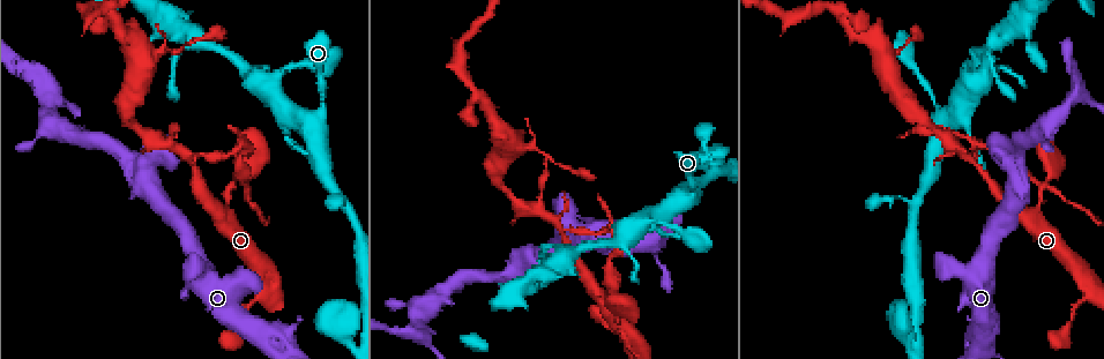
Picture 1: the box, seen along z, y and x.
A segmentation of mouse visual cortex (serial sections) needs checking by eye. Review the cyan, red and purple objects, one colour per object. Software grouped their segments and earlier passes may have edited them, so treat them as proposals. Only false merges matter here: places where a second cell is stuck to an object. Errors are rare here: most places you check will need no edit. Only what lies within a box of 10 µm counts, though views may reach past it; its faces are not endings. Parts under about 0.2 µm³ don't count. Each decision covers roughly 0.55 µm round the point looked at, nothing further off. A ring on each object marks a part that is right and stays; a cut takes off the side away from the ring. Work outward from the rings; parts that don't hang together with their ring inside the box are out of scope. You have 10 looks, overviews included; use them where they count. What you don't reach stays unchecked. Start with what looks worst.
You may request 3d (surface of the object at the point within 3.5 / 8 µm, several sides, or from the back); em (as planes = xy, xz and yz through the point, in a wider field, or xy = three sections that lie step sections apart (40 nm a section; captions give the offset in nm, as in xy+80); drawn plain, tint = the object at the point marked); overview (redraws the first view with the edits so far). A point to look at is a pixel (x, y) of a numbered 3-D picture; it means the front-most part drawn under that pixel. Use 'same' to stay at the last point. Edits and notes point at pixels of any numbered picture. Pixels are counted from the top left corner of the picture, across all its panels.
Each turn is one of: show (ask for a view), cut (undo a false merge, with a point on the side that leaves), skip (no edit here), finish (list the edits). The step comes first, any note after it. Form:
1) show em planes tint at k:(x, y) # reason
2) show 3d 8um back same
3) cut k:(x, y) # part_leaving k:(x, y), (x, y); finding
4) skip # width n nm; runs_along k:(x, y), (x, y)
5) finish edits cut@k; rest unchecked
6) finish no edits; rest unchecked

show 3d 3.5um at 1:(562, 228) # a fork

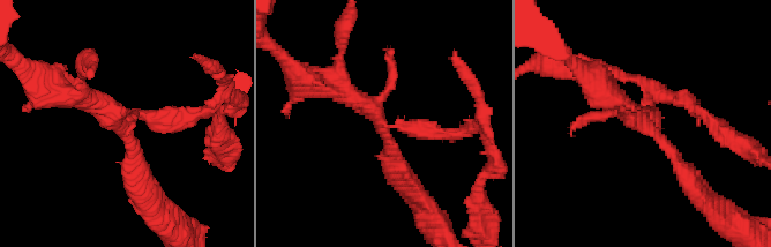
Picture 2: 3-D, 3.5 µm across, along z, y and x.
show em xy step 2 tint at 2:(642, 119)

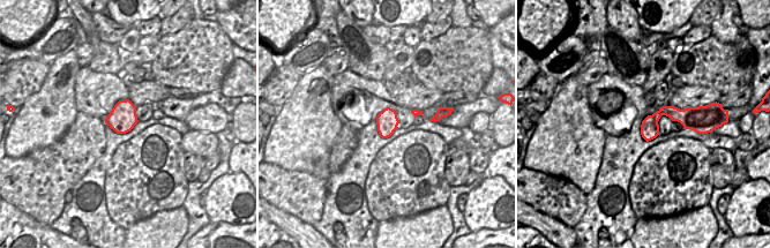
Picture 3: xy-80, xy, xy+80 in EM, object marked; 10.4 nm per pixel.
cut 2:(171, 114) # width 220 nm; border 3:(658, 111), (662, 114); a second cell is stuck on

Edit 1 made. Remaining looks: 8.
show 3d 3.5um at 1:(23, 62)

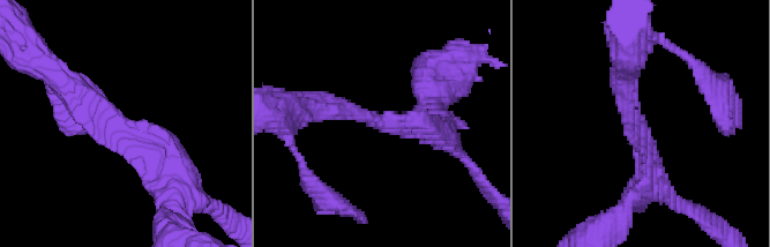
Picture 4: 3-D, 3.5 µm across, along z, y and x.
show em planes tint at 4:(121, 122)

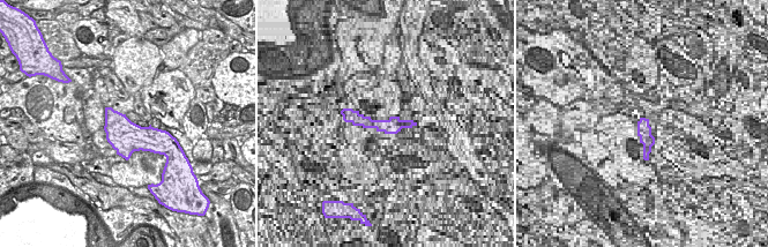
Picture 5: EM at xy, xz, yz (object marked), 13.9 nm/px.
skip # runs_along 4:(173, 172), (77, 73); one cell here

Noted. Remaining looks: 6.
show 3d 3.5um back at 1:(718, 163) # sharp bend

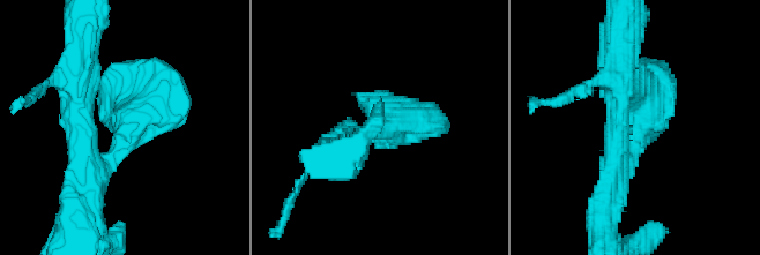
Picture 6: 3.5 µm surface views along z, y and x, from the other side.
show em planes tint at 6:(638, 128) # now the EM

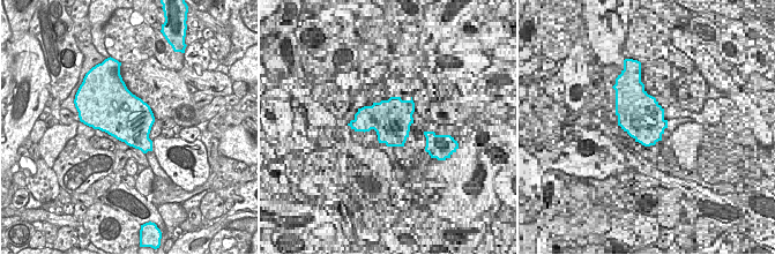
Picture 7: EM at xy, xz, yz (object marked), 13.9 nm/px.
skip # runs_along 6:(83, 149), (140, 64); all the same cell

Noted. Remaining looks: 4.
show 3d 3.5um at 1:(599, 296) # narrows sharply

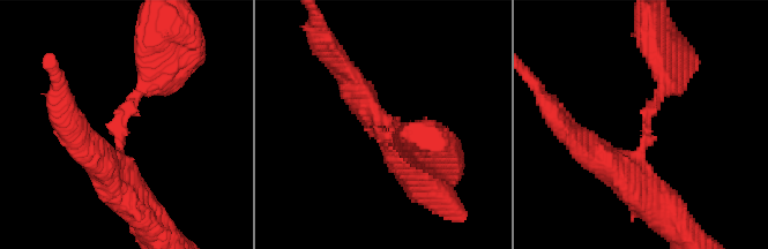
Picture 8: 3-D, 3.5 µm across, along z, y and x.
show em xy step 1 tint at 8:(119, 114) # arm_widths 250, 300 nm; now the EM

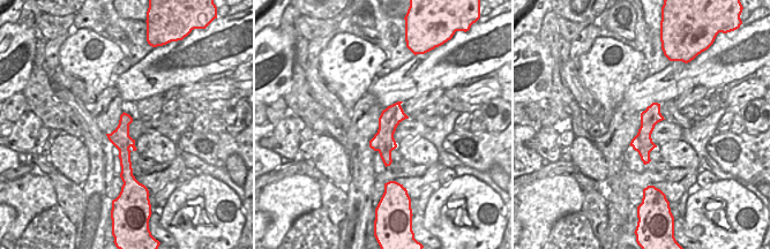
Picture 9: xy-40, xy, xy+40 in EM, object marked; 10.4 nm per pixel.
skip # runs_along 9:(397, 105), (386, 130), (387, 163); continuous, no second cell

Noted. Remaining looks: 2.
finish edits cut@2; rest unchecked

